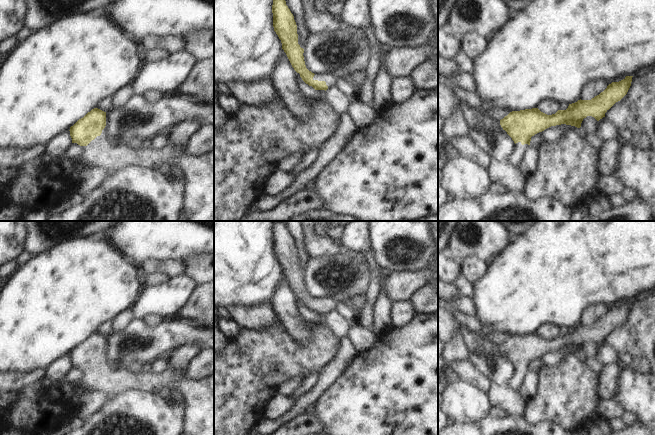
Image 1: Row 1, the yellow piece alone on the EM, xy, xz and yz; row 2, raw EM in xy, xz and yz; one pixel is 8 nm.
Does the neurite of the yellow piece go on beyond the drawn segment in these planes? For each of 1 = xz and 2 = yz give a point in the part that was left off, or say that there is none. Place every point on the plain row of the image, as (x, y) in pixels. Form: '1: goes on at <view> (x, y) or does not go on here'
1: goes on at xz (330, 304)
2: goes on at yz (516, 381)

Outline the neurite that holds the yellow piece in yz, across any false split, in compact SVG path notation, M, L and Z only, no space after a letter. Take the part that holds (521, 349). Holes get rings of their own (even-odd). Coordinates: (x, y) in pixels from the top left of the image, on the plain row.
M626 300L619 306L612 306L591 324L580 323L569 328L566 334L558 334L552 339L547 339L538 332L510 336L500 344L501 351L515 367L509 385L520 390L525 375L530 370L531 361L551 350L566 348L580 352L587 340L592 340L597 345L605 341L605 337L627 318L632 301Z

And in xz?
M275 221L272 229L273 251L294 294L315 314L335 310L337 302L331 298L314 298L306 292L304 273L298 268L297 249L283 221Z

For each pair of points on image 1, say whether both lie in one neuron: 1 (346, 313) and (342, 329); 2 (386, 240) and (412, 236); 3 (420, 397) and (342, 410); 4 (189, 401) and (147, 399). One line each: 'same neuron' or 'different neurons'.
1: different neurons
2: same neuron
3: same neuron
4: different neurons

